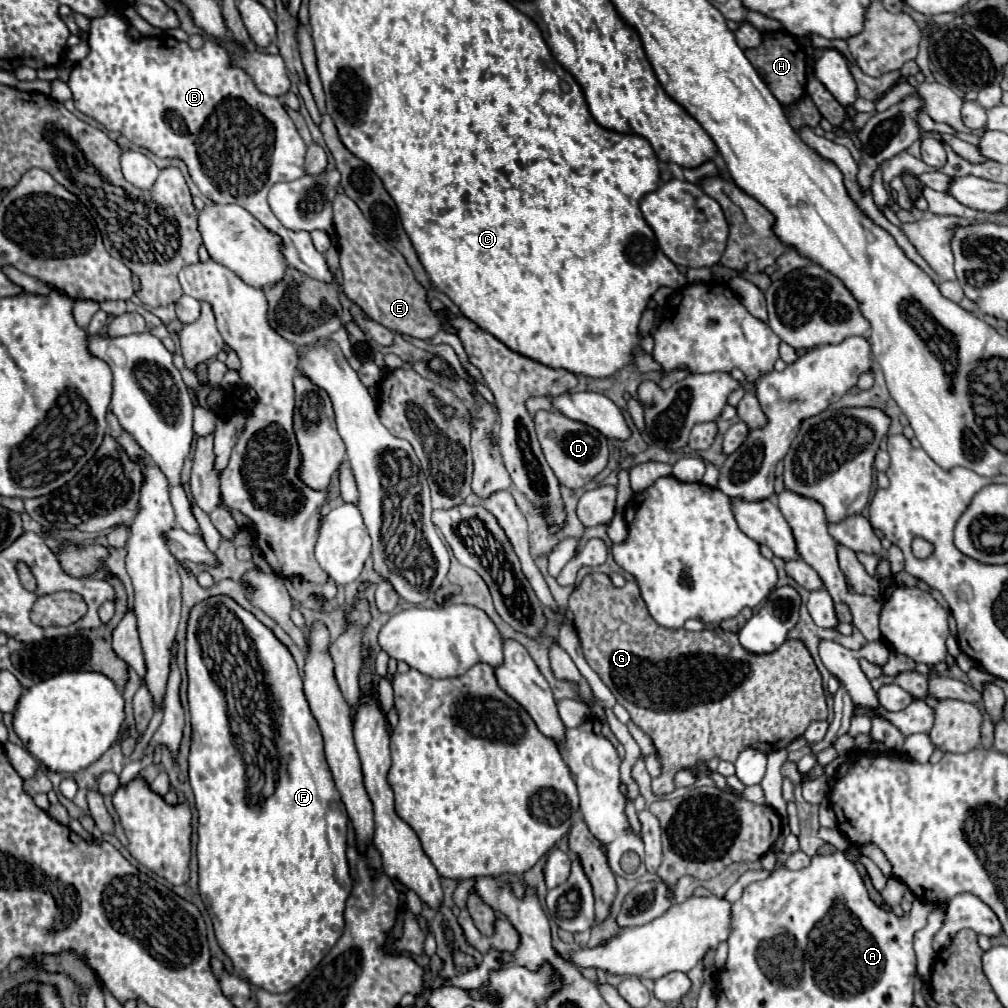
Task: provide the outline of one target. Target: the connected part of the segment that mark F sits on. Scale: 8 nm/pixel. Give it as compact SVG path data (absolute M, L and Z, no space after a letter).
M211 596L195 604L187 620L187 698L191 728L189 751L189 782L195 794L195 806L199 812L197 826L197 864L199 864L199 896L207 904L211 916L215 938L219 948L229 956L237 976L245 978L255 988L265 988L271 994L285 994L299 986L313 968L327 956L327 952L337 944L345 928L345 902L351 894L353 880L349 876L347 864L347 810L335 788L333 774L327 766L323 752L323 738L317 720L311 714L303 692L303 678L299 676L297 664L287 650L287 646L251 612L241 608L231 596Z

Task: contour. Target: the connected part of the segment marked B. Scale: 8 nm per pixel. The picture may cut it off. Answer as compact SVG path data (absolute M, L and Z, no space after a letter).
M111 12L103 18L91 20L89 46L89 56L73 68L69 78L69 88L79 112L95 118L107 130L121 132L133 144L143 146L161 158L179 156L187 164L193 182L207 198L211 198L215 204L243 206L265 228L283 238L283 254L293 268L313 280L333 284L333 274L327 260L315 250L311 236L305 230L293 232L285 228L275 218L269 204L265 204L267 192L275 182L297 180L305 174L303 160L307 146L279 98L259 92L243 70L229 68L227 52L223 52L219 44L205 42L203 48L193 50L187 42L179 42L175 38L141 38L133 42L127 38L127 24Z

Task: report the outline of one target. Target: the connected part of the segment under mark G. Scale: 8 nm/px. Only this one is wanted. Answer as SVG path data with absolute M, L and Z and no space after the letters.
M607 574L585 576L569 596L569 610L575 616L573 624L579 634L585 660L615 694L617 702L631 714L631 720L651 736L657 748L663 764L663 774L653 778L653 792L657 796L675 790L673 774L677 770L693 770L695 762L709 762L715 756L733 762L747 744L769 744L755 746L767 754L769 750L781 750L795 738L803 736L811 722L827 718L823 678L801 640L785 640L769 654L751 654L739 644L735 632L725 632L719 626L701 632L663 628L651 618L635 582L627 582L623 588L617 588Z

